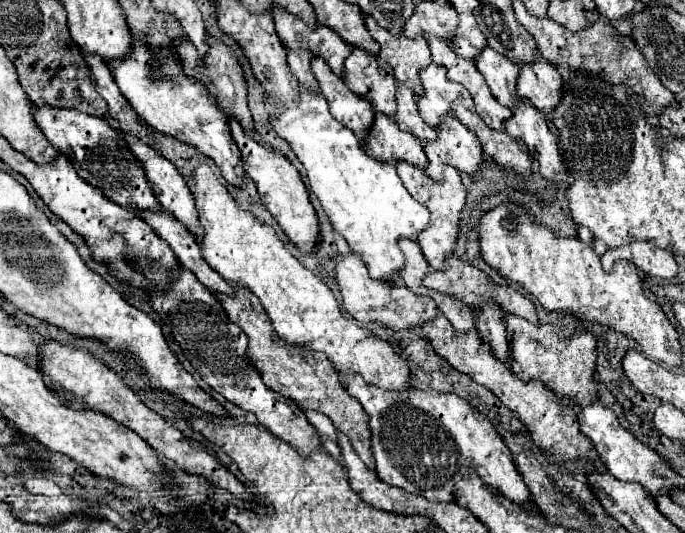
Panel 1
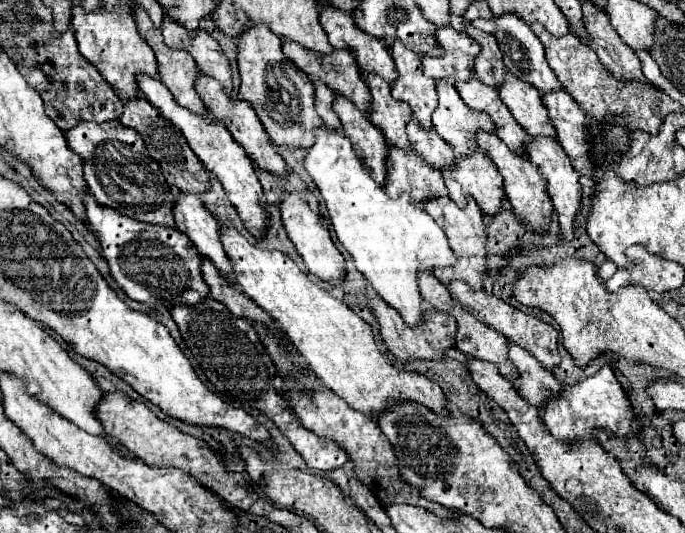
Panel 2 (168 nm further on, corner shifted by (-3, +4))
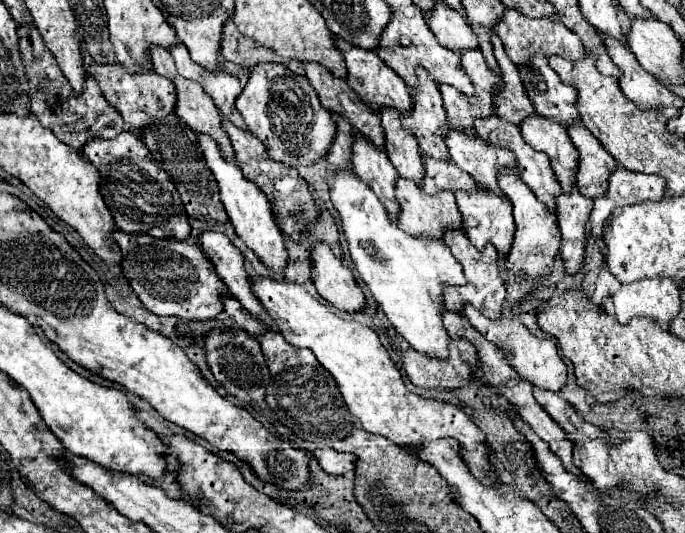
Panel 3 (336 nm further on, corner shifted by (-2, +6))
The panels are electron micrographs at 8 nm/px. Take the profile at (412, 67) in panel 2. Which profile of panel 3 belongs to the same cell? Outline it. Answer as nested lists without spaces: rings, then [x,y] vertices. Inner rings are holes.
[[[418,69],[418,85],[414,97],[414,109],[410,115],[402,117],[402,127],[410,131],[422,153],[432,159],[448,159],[448,147],[444,143],[444,133],[448,129],[446,111],[442,107],[442,95],[428,73]]]

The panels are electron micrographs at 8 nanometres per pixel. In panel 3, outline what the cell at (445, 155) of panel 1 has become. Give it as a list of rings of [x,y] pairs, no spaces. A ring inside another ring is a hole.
[[[476,189],[474,193],[464,193],[456,191],[456,203],[464,219],[464,231],[470,243],[478,249],[484,251],[486,245],[492,245],[498,255],[506,255],[510,251],[512,239],[514,239],[514,219],[512,219],[512,205],[508,199],[496,199],[492,193],[484,189]]]

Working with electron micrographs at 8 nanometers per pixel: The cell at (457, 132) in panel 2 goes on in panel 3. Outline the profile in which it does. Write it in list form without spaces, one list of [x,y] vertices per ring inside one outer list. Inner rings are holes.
[[[448,129],[446,145],[452,161],[462,171],[466,171],[480,187],[488,189],[498,197],[504,197],[504,193],[498,187],[498,173],[500,169],[518,171],[516,157],[512,151],[496,149],[480,137],[470,139],[464,133],[456,133],[456,129]]]

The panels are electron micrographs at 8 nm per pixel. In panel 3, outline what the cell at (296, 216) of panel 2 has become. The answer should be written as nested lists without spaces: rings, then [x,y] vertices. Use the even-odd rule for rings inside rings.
[[[320,245],[314,249],[312,269],[316,273],[312,275],[312,281],[322,299],[326,299],[340,311],[364,311],[366,297],[362,289],[358,287],[352,271],[346,265],[342,265],[342,259],[338,259],[330,247]]]

